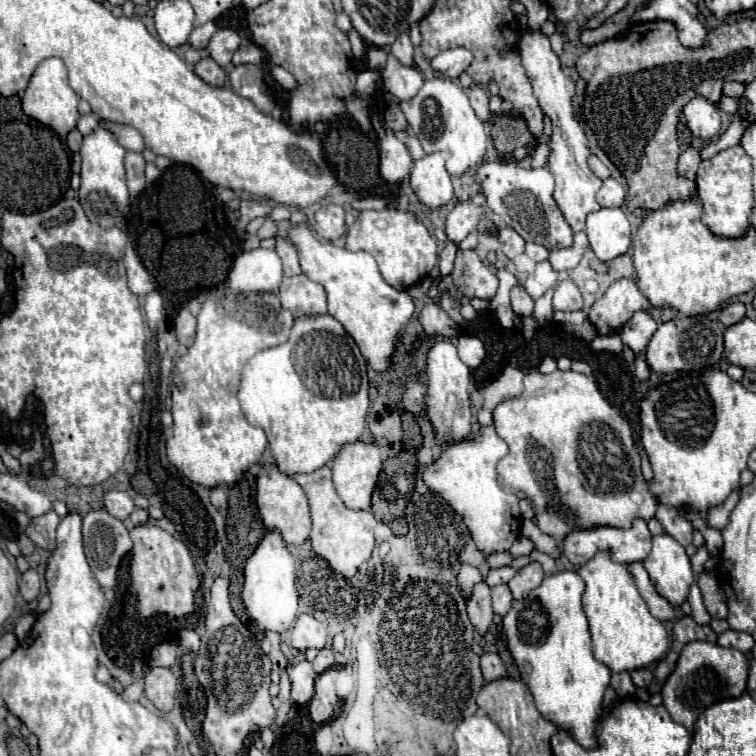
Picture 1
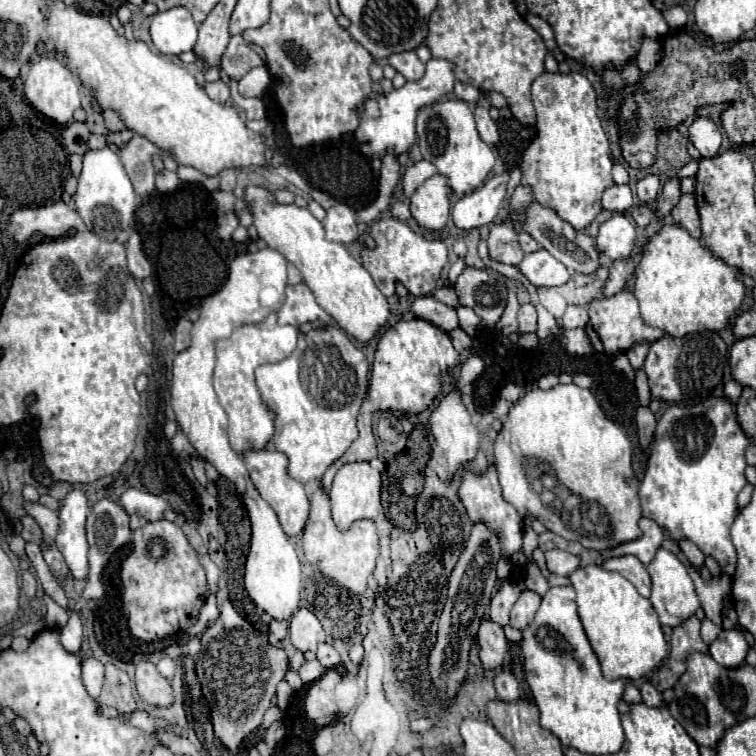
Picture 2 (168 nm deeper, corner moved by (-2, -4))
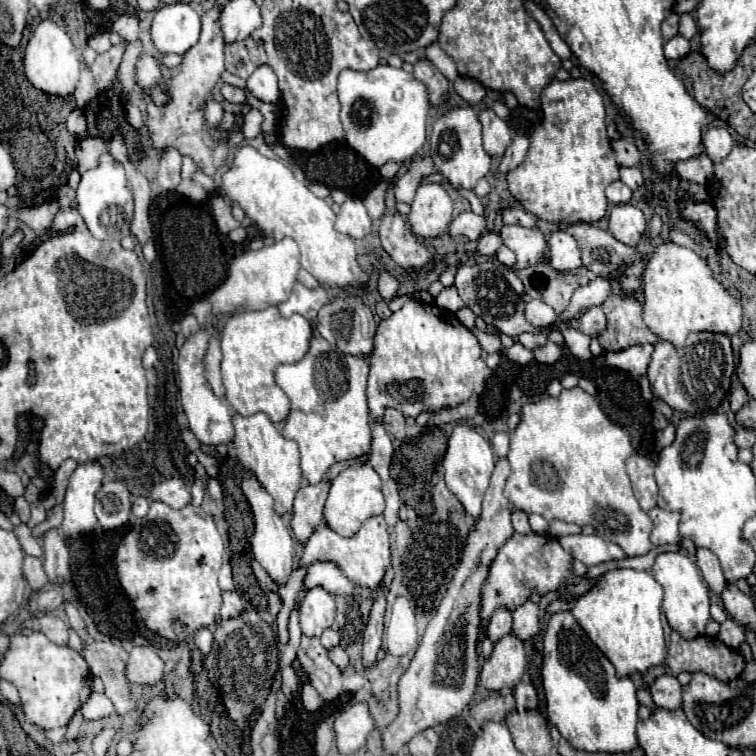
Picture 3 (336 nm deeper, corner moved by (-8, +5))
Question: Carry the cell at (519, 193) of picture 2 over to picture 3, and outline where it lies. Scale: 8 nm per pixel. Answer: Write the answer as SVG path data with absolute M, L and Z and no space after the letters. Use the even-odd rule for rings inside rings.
M518 224L502 226L500 236L504 244L516 254L516 270L524 270L538 262L548 262L546 236L538 226L524 228Z

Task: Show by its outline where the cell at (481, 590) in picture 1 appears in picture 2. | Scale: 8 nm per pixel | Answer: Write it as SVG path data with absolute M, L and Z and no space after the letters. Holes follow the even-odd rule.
M484 617L480 621L478 629L478 645L480 645L480 661L486 669L496 669L502 665L504 655L508 651L508 641L504 637L504 631L500 625L496 625L492 619Z

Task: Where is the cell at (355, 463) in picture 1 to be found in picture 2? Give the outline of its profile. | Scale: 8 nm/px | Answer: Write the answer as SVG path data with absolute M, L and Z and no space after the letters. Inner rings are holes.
M368 461L342 465L338 469L332 489L330 489L330 501L332 501L332 517L340 529L348 529L358 519L374 519L376 515L382 513L380 471L374 469Z

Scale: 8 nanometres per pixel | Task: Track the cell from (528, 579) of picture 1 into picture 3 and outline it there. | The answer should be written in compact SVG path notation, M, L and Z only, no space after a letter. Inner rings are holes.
M526 602L524 606L514 610L514 636L520 640L532 638L540 630L540 620L538 620L540 608L534 602Z

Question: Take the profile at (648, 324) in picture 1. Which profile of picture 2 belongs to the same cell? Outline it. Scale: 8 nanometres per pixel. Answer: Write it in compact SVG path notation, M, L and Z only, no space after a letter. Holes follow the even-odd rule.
M642 341L642 343L636 343L634 347L630 347L628 351L626 351L626 357L630 359L630 365L634 367L634 369L640 369L642 365L644 365L644 361L646 361L646 353L648 353L648 343L646 341Z

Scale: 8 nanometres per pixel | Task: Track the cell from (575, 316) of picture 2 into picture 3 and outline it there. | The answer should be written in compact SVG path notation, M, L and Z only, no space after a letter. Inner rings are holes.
M598 306L588 308L578 318L578 328L584 334L588 334L588 336L598 336L598 332L602 332L602 328L606 328L606 316L604 316L604 312Z

